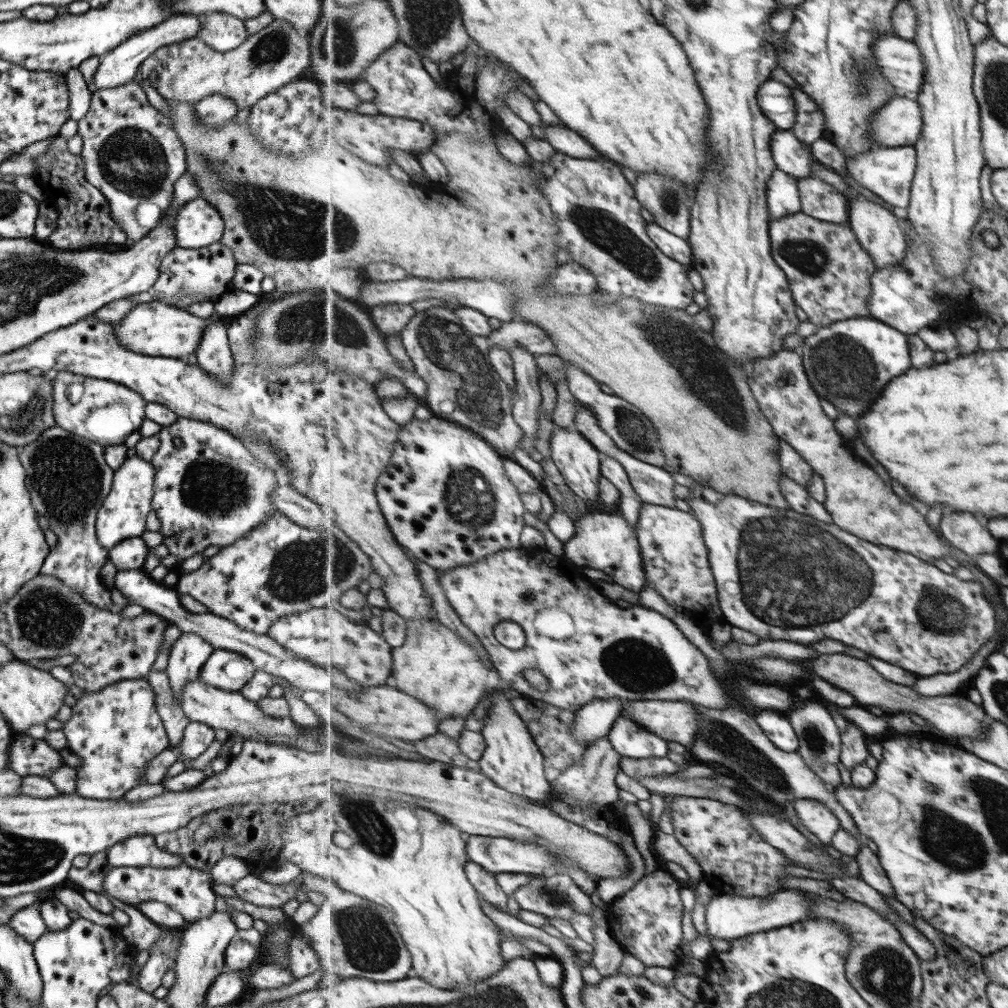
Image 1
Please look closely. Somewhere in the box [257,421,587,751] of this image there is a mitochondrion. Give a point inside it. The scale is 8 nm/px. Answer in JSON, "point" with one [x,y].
{"point":[304,569]}

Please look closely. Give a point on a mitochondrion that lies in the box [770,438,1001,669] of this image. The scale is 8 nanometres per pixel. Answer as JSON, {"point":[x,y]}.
{"point":[940,614]}

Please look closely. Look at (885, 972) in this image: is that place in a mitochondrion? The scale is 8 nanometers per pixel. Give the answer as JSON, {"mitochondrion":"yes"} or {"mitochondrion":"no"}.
{"mitochondrion":"yes"}

